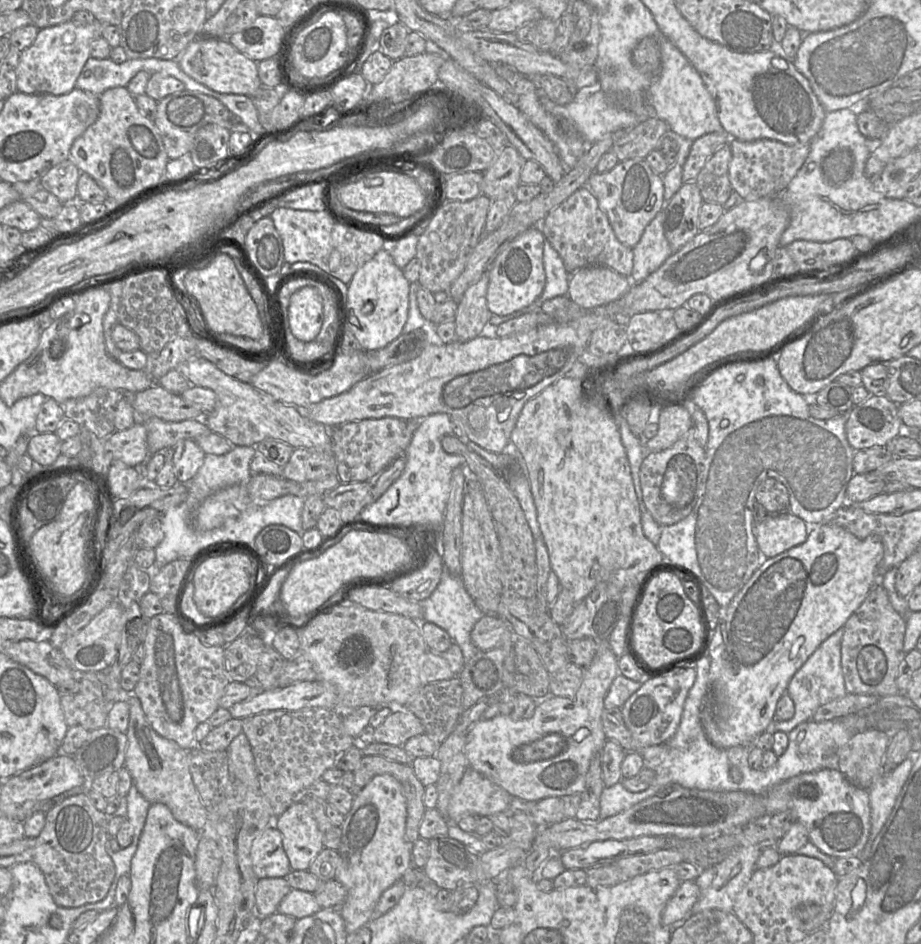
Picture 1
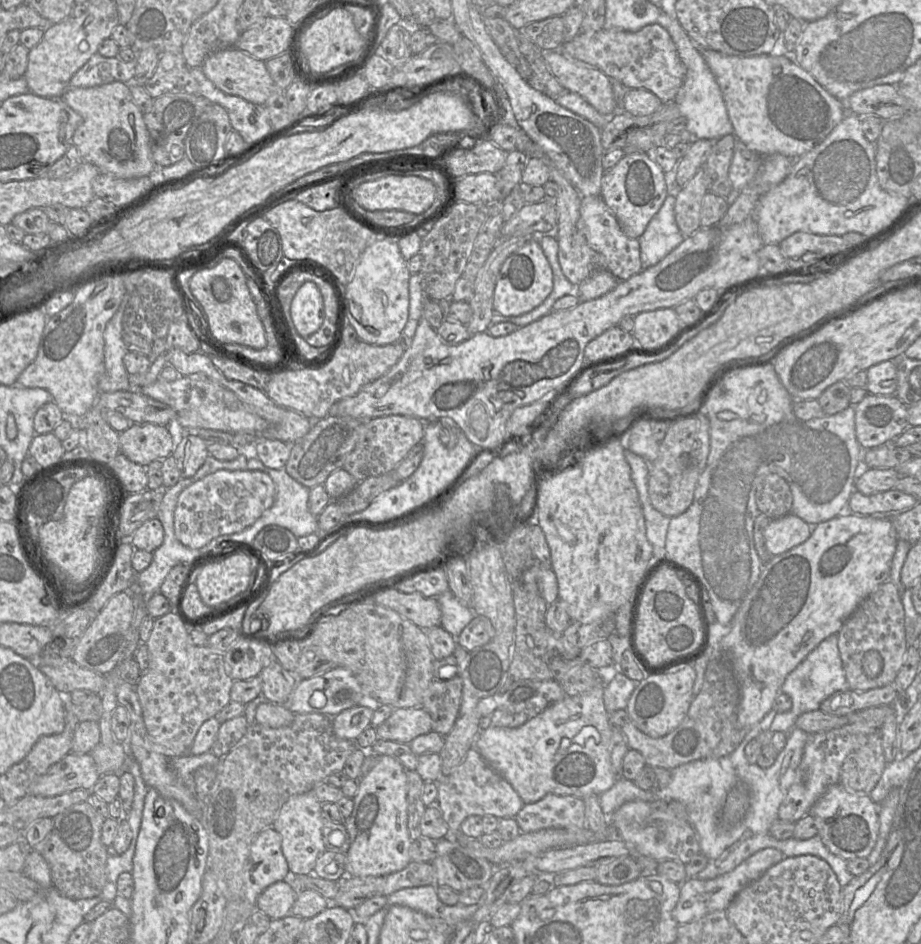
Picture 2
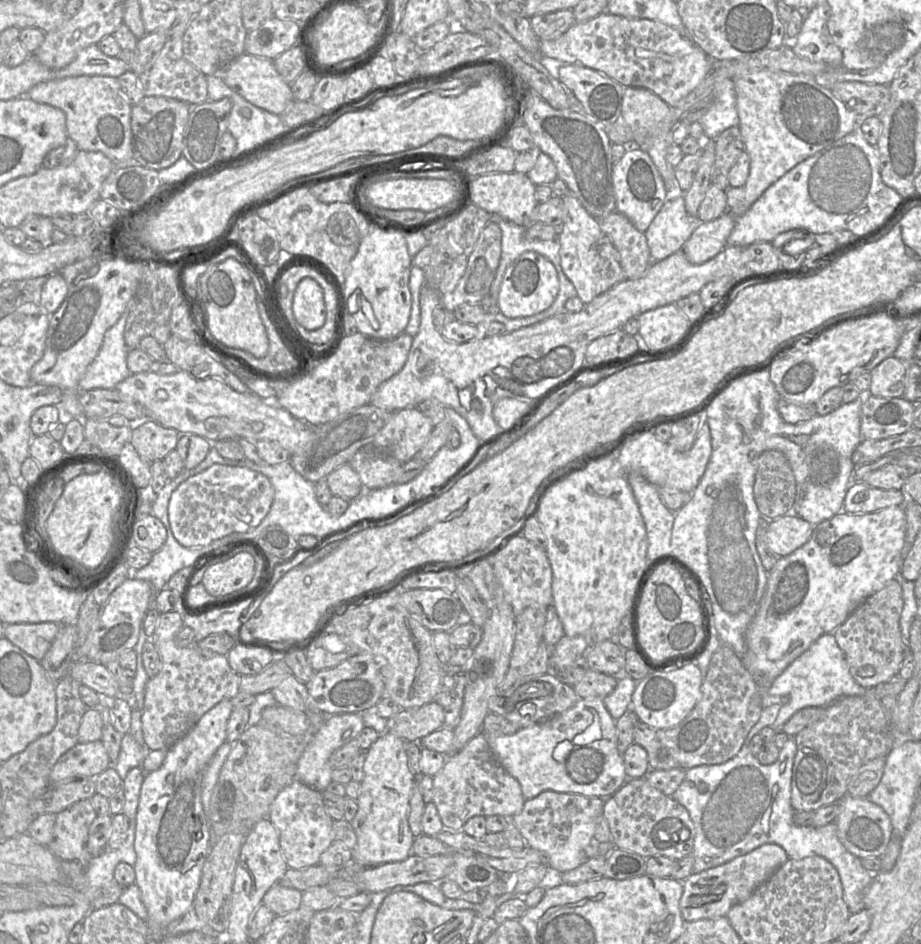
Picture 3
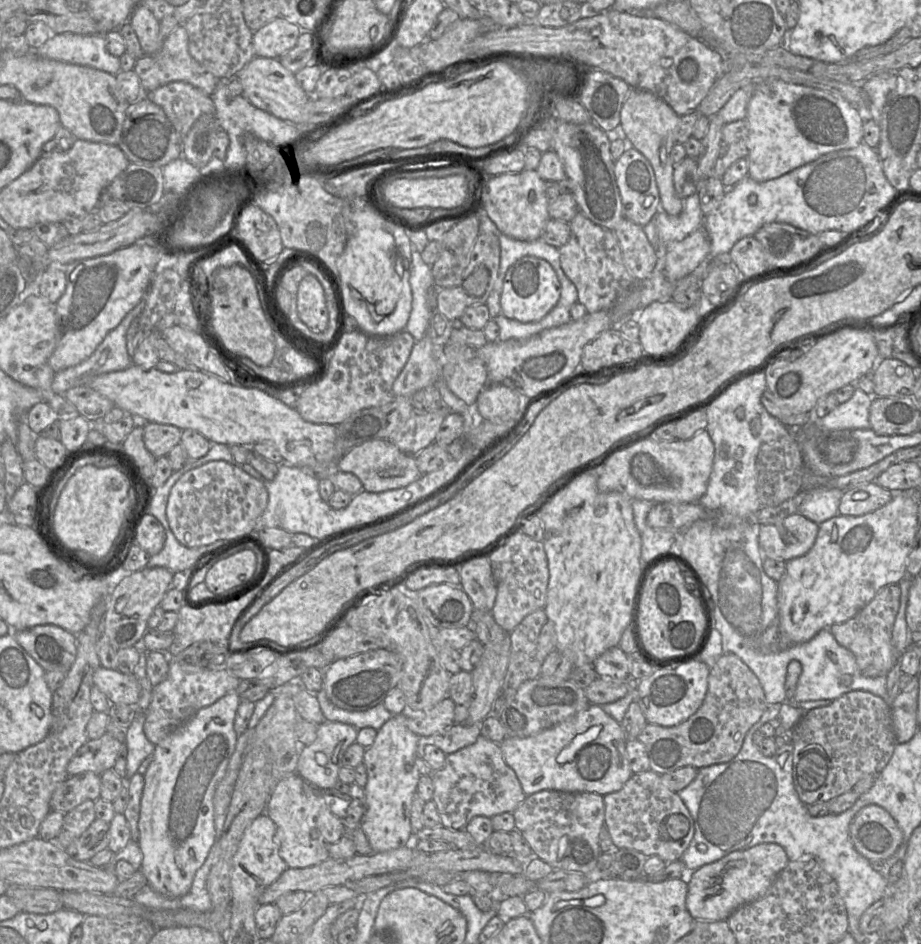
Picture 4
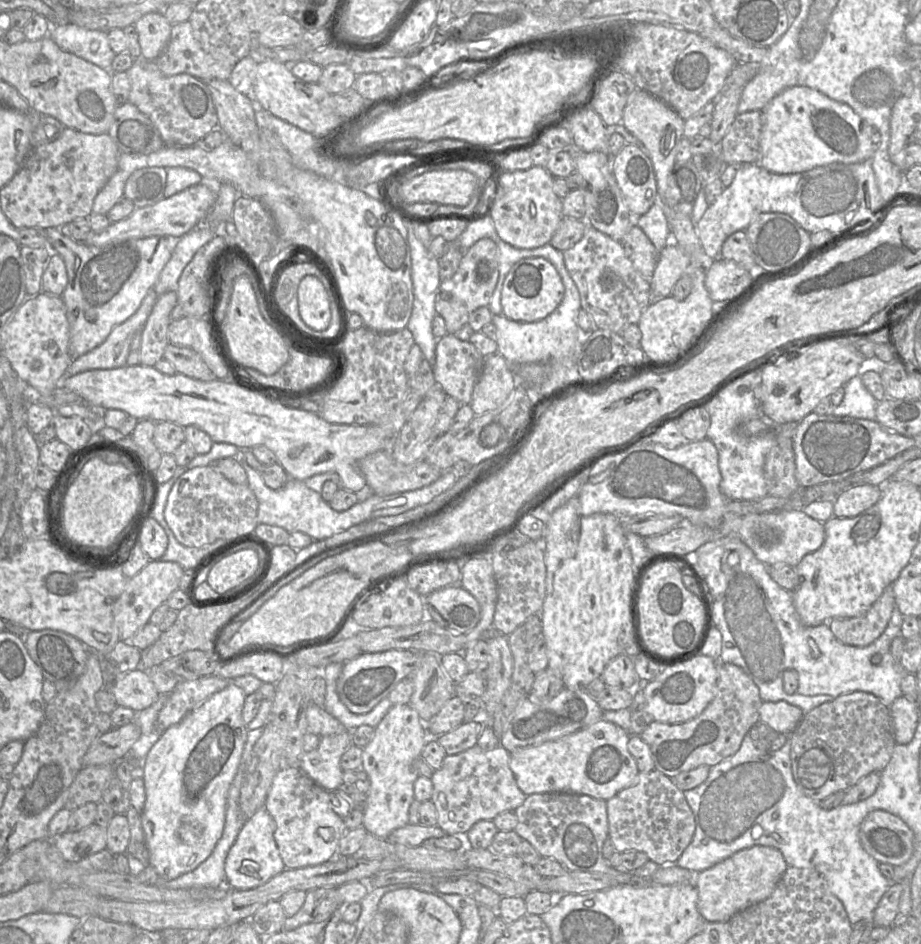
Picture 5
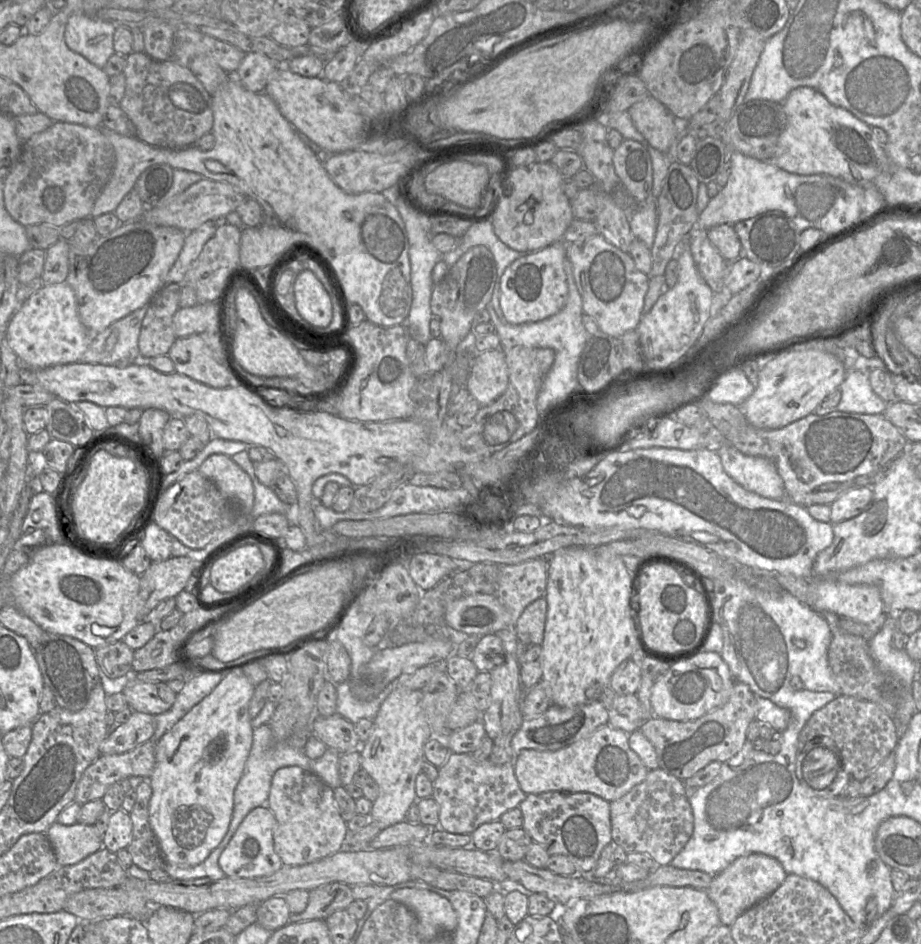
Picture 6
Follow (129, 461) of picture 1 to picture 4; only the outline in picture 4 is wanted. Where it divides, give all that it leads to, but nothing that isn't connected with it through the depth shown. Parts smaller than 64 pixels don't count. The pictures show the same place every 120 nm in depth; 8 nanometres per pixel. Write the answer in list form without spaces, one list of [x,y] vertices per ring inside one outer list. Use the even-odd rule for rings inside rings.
[[[149,422],[143,427],[147,450],[156,458],[167,456],[181,442],[182,431],[176,426]]]

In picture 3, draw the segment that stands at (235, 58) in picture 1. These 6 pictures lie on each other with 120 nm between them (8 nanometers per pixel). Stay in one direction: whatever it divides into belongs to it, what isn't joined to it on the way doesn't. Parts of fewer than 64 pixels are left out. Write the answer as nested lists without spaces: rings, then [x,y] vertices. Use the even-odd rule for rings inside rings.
[[[243,53],[233,60],[220,74],[225,84],[245,100],[270,113],[281,115],[293,101],[291,84],[277,72],[273,60]]]

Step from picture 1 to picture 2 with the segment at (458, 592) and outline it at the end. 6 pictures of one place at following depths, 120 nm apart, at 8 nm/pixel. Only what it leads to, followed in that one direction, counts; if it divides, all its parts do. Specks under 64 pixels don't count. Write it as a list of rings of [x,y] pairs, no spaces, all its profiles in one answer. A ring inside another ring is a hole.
[[[450,590],[440,594],[436,599],[441,609],[440,626],[457,638],[474,618],[474,611],[469,605],[457,599]]]

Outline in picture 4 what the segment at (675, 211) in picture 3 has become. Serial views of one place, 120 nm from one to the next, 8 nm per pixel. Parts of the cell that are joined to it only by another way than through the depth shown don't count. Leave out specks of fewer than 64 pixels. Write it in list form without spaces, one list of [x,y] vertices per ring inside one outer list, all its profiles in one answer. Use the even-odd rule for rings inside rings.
[[[697,192],[694,193],[693,195],[688,196],[685,200],[683,200],[682,212],[677,216],[669,215],[665,211],[661,210],[661,201],[660,201],[660,209],[656,213],[656,231],[660,243],[663,245],[667,245],[670,242],[679,242],[685,239],[688,235],[690,235],[692,232],[697,230],[702,225],[703,220],[704,220],[704,215],[701,211],[700,199]]]

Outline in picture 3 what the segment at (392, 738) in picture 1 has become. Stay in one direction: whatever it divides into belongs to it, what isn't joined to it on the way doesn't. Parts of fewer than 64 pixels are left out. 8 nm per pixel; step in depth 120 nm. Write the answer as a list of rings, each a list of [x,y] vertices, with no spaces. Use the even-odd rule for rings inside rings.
[[[435,701],[420,707],[402,709],[387,721],[387,731],[405,741],[418,742],[444,725],[444,710]]]

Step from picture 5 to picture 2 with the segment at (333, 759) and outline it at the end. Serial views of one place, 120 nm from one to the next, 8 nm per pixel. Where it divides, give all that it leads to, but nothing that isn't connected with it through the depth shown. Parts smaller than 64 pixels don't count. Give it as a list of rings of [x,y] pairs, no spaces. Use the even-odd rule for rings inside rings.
[[[356,705],[333,717],[335,735],[344,740],[356,741],[365,728],[371,725],[374,707]]]

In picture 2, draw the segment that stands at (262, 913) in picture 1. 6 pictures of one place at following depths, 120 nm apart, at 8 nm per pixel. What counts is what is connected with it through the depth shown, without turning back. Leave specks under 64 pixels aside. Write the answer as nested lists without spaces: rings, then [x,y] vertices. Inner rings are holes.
[[[290,879],[281,880],[267,887],[257,898],[256,909],[270,919],[280,919],[291,914],[298,889]]]

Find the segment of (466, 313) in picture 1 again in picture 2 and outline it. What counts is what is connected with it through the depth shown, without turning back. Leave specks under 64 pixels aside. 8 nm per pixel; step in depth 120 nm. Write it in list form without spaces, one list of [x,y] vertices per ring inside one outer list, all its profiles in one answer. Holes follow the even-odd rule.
[[[532,235],[502,238],[491,251],[476,276],[474,295],[469,301],[472,318],[466,326],[470,335],[487,332],[492,325],[491,318],[495,313],[493,296],[500,268],[512,253],[532,238]]]

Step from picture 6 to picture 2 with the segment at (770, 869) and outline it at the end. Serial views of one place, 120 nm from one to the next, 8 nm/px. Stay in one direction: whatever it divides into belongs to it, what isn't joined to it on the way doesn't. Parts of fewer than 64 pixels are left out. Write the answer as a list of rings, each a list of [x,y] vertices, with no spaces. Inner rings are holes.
[[[764,848],[745,859],[732,871],[714,879],[700,880],[697,878],[687,878],[683,882],[678,883],[681,885],[680,897],[672,911],[673,918],[681,925],[696,921],[708,913],[725,910],[744,887],[757,880],[784,857],[784,854],[776,848]]]

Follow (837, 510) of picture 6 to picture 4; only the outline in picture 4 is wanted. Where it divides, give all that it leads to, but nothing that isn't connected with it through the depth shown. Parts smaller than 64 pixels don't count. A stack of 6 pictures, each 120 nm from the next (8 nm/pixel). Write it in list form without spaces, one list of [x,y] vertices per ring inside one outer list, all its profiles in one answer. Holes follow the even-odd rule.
[[[876,482],[859,485],[843,493],[838,514],[854,517],[868,514],[888,504],[893,493]]]

